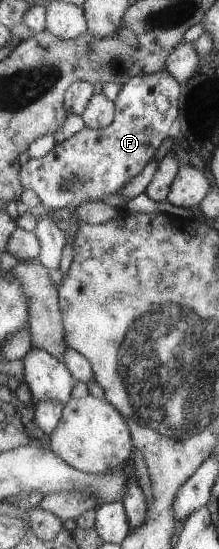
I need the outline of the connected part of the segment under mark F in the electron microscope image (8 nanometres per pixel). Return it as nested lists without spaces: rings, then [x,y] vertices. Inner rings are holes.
[[[167,70],[132,77],[115,101],[115,121],[101,129],[84,127],[43,157],[29,159],[20,173],[24,188],[33,190],[41,203],[53,210],[71,205],[75,210],[83,202],[120,193],[155,159],[161,143],[172,135],[169,129],[180,117],[181,94],[182,83]]]

